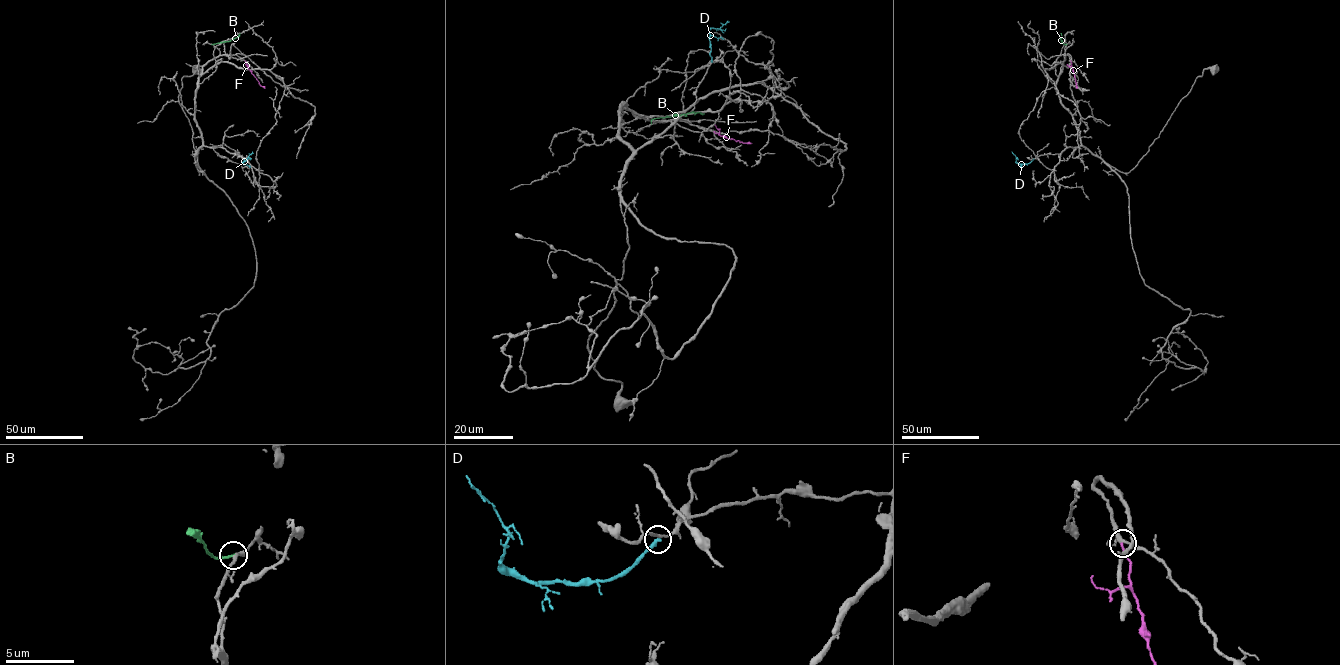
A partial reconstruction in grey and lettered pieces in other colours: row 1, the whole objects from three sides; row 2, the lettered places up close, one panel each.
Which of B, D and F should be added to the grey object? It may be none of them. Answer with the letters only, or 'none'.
F

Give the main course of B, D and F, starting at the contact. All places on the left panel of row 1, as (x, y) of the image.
B: (212, 44), (230, 41), (239, 33)
D: (244, 159), (243, 164), (252, 152)
F: (245, 61), (265, 88)

